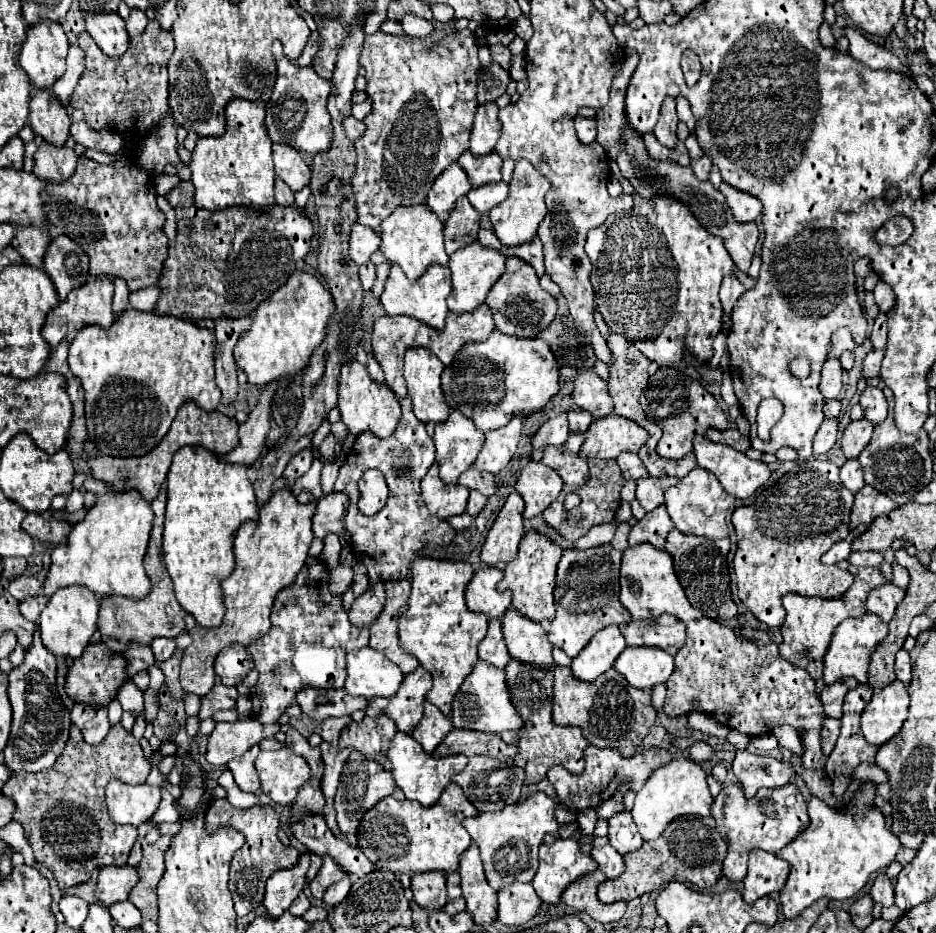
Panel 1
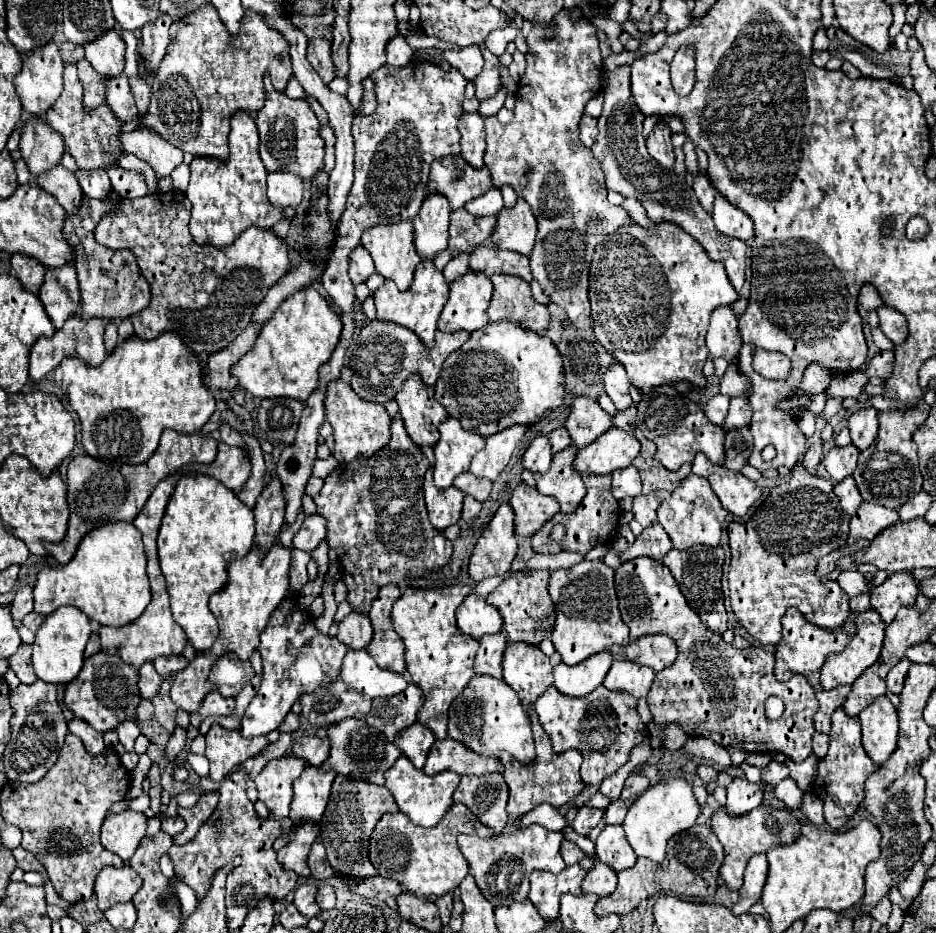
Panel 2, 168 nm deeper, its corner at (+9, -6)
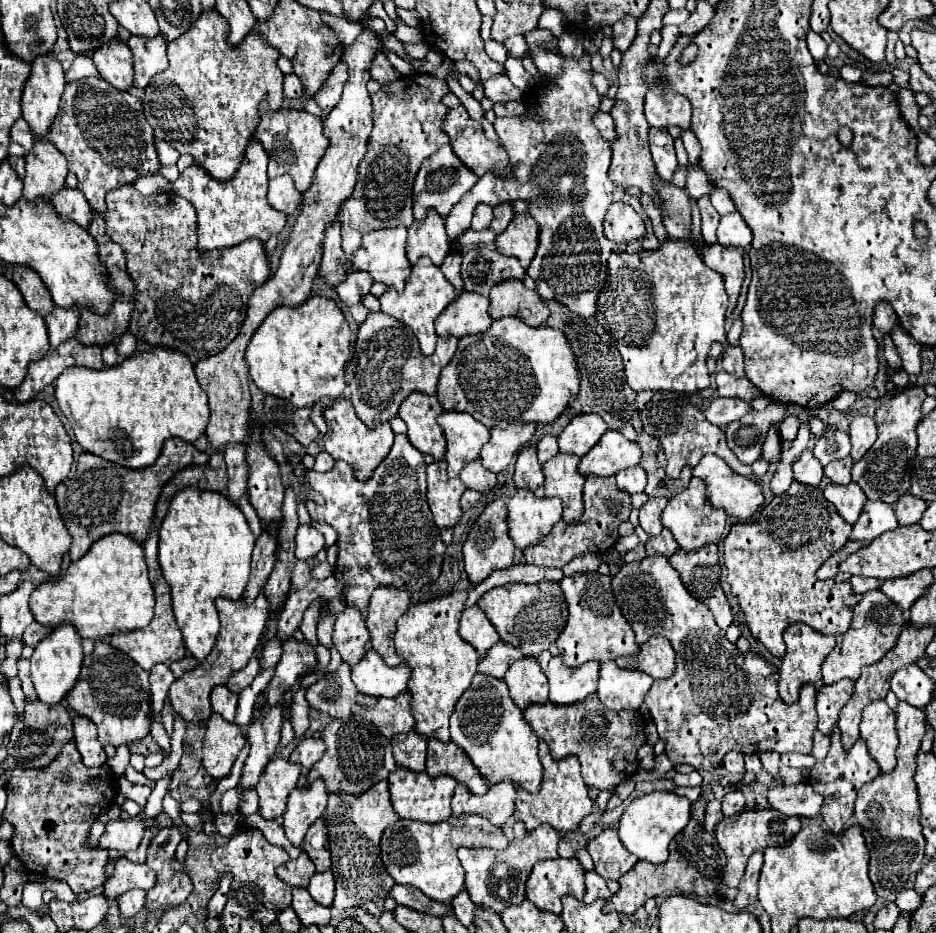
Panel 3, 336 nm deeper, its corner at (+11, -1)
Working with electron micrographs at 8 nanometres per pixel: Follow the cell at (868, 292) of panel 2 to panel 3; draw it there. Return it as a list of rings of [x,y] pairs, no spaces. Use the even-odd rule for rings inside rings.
[[[879,303],[875,307],[875,327],[879,333],[883,335],[889,335],[893,331],[893,327],[897,327],[899,321],[897,321],[897,315],[895,311],[891,309],[889,303]]]

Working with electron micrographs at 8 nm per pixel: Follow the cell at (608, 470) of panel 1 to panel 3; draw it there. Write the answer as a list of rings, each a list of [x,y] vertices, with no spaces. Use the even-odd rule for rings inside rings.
[[[589,475],[585,479],[585,489],[583,489],[583,501],[585,501],[585,513],[579,519],[579,523],[569,525],[563,519],[551,529],[551,535],[547,535],[547,539],[543,539],[543,543],[539,547],[531,547],[531,551],[525,553],[525,561],[529,565],[541,565],[541,567],[563,567],[565,563],[569,563],[573,557],[583,555],[583,553],[607,553],[609,549],[613,549],[613,545],[619,539],[617,527],[621,521],[629,519],[629,513],[633,509],[631,505],[631,495],[627,495],[627,491],[621,491],[615,483],[615,477],[607,477],[607,479],[599,479],[597,475]],[[607,499],[619,499],[623,503],[623,509],[619,511],[619,515],[611,515],[605,501]]]

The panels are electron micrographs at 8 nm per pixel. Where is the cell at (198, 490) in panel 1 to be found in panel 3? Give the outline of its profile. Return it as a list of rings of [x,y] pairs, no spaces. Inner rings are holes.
[[[189,487],[179,491],[167,509],[167,515],[159,527],[159,565],[165,575],[165,581],[171,585],[173,611],[177,625],[183,633],[185,649],[201,663],[211,653],[217,633],[219,633],[219,617],[215,609],[217,597],[239,599],[245,591],[251,573],[251,551],[255,545],[255,537],[247,525],[241,509],[235,507],[225,495],[213,491],[201,491],[197,487]]]

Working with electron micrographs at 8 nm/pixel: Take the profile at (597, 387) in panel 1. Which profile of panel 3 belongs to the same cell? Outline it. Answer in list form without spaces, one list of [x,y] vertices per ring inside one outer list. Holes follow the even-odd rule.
[[[579,415],[559,435],[559,451],[583,457],[593,449],[605,431],[607,425],[599,415]]]

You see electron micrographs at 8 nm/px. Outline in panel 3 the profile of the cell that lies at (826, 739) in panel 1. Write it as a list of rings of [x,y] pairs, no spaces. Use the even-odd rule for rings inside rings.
[[[817,731],[813,737],[813,753],[811,755],[815,759],[823,759],[829,753],[829,743],[831,743],[831,739],[825,737],[821,731]]]

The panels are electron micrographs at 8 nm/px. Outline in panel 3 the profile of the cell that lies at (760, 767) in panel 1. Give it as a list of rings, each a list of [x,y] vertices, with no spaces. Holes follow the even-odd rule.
[[[731,791],[723,797],[723,815],[733,817],[745,809],[745,797],[741,791]]]

